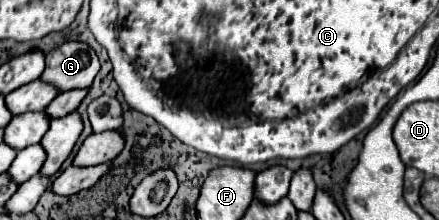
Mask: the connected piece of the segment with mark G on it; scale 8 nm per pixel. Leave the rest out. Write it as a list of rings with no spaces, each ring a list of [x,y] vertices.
[[[65,42],[45,56],[45,70],[39,76],[39,80],[53,84],[57,92],[67,92],[75,88],[89,88],[97,72],[99,72],[97,54],[85,42]]]

